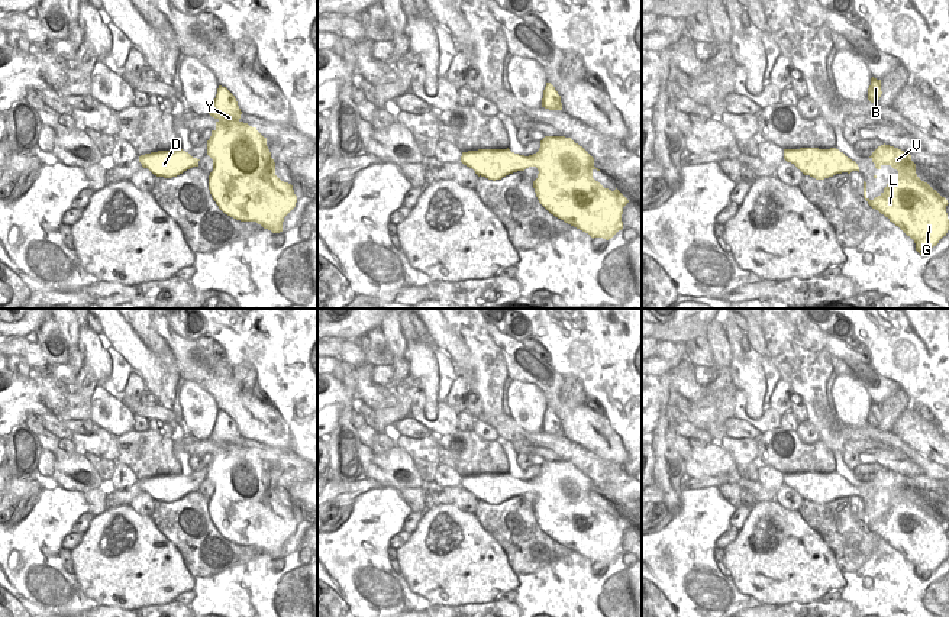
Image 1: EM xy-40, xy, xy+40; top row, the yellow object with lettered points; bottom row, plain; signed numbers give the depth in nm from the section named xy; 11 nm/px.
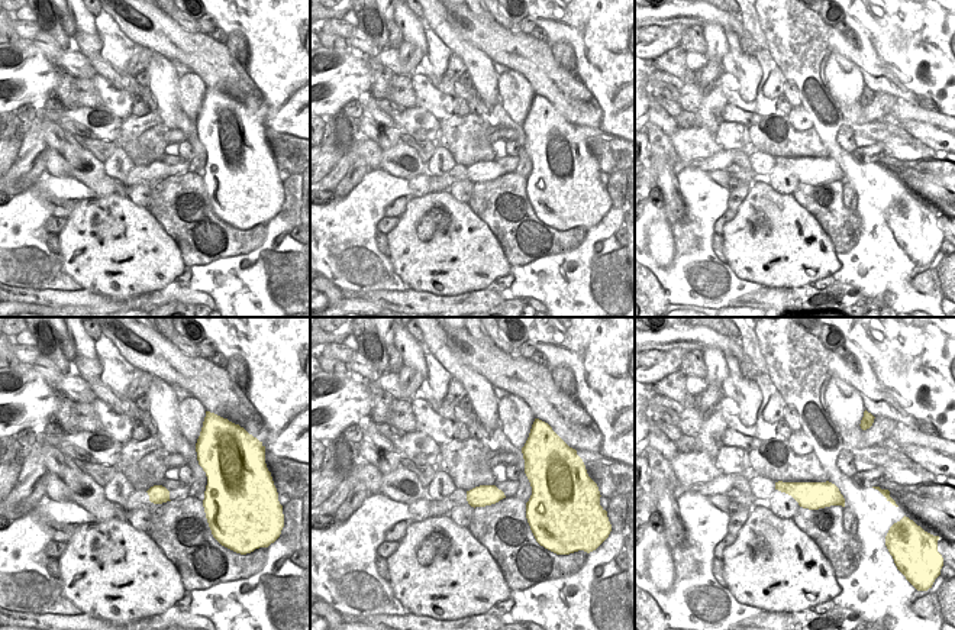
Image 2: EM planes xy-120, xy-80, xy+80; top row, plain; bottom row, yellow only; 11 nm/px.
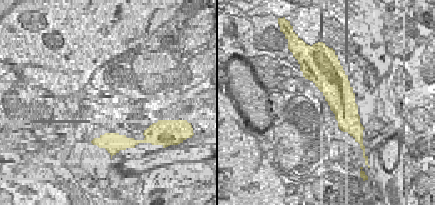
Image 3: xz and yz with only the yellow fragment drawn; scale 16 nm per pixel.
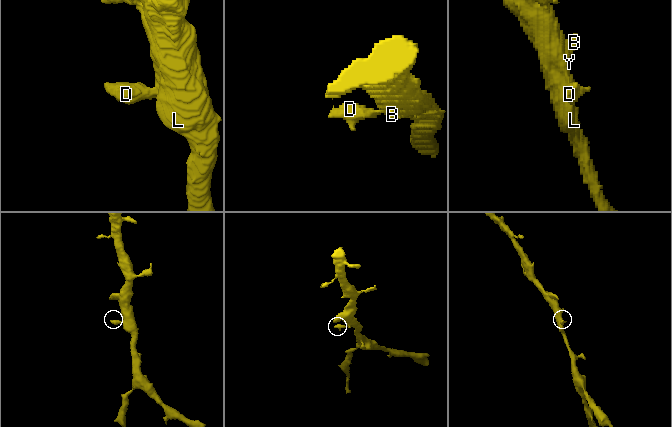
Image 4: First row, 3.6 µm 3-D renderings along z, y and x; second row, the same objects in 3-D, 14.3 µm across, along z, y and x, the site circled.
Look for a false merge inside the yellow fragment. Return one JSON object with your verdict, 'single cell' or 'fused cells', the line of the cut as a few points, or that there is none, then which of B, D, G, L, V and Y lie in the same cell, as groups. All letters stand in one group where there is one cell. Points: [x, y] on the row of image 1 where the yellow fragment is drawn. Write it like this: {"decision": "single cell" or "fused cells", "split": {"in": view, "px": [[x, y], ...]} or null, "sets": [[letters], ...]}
{"decision": "single cell", "split": null, "sets": [["B", "D", "G", "L", "V", "Y"]]}

